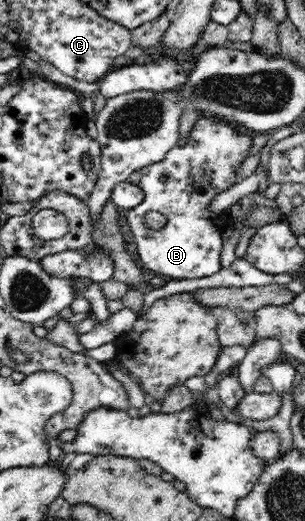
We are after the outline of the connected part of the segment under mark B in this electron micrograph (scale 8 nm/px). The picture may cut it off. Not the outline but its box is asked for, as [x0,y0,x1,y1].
[125,116,253,280]

